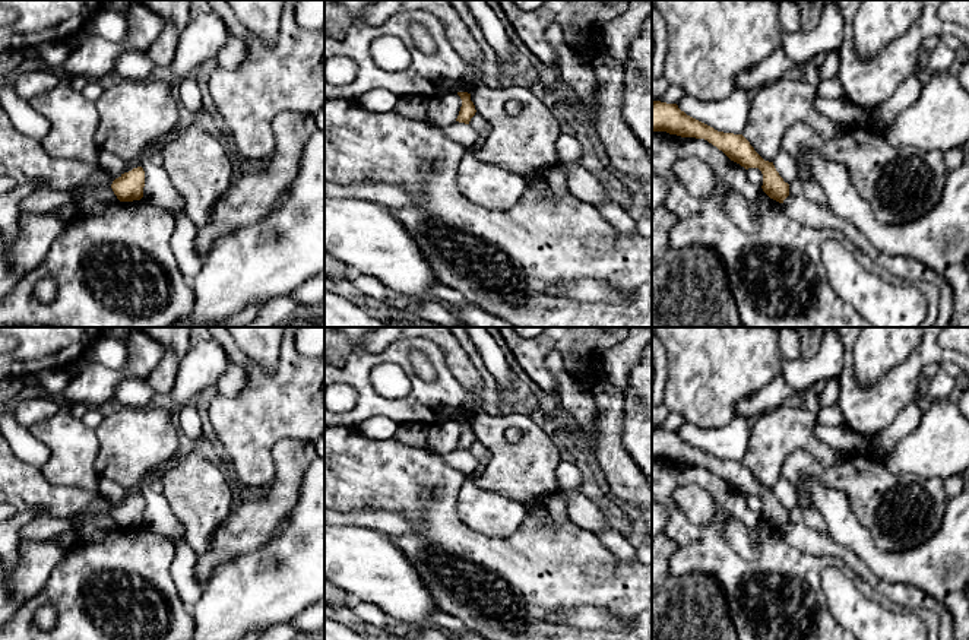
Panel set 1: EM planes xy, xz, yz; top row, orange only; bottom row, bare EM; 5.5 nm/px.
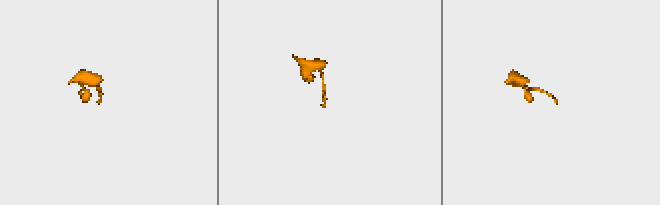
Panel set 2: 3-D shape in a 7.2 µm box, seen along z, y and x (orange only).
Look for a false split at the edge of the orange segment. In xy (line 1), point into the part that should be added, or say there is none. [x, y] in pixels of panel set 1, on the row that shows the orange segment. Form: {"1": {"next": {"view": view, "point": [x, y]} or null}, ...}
{"1": {"next": null}}

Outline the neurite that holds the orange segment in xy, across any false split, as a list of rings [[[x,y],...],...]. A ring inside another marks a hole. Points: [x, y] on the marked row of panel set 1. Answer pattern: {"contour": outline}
{"contour": [[[142,167],[121,174],[111,184],[111,188],[120,202],[133,202],[143,197],[145,171]]]}

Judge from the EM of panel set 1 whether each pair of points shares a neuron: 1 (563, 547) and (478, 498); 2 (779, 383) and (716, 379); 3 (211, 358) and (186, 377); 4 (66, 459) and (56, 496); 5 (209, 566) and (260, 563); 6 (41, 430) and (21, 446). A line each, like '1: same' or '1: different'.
1: different
2: different
3: same
4: different
5: different
6: different

